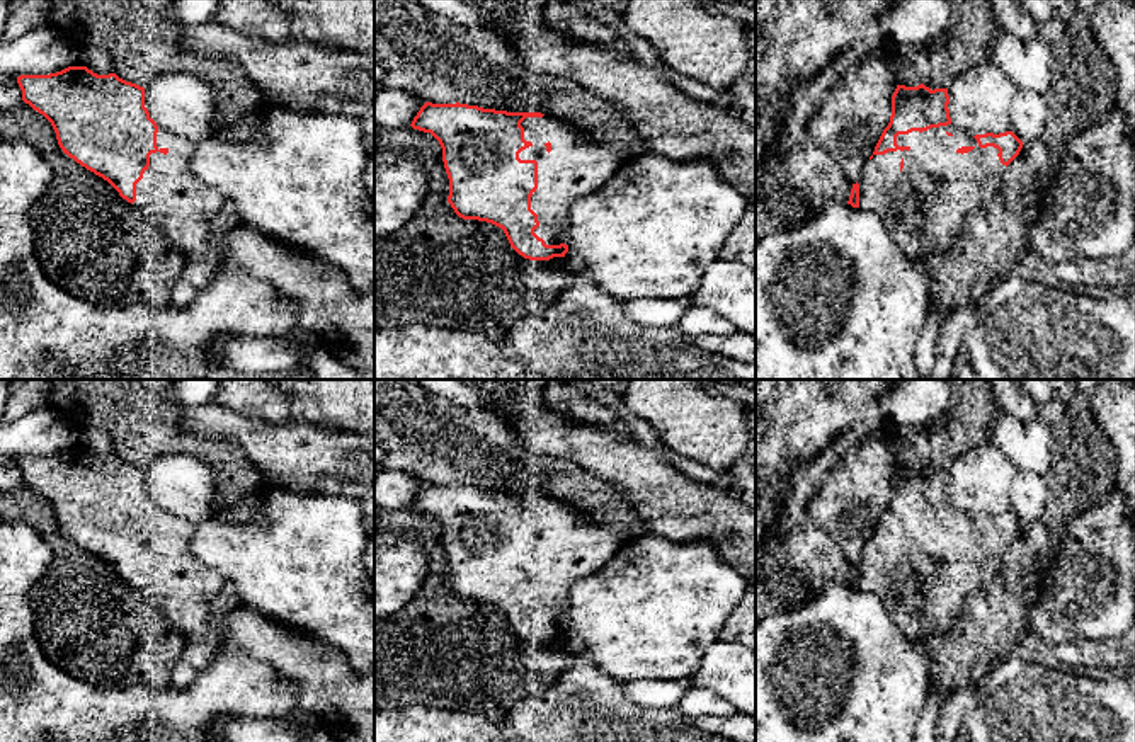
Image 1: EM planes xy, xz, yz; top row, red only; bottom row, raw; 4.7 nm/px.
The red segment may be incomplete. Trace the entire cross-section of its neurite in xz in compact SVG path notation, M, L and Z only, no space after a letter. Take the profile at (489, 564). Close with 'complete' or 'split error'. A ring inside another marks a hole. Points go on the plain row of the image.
M425 483L410 507L439 522L454 594L502 609L529 642L565 638L572 585L625 545L618 533L541 494Z; split error

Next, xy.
M68 448L49 456L20 456L17 465L22 482L51 504L63 534L107 562L123 580L155 601L187 640L216 636L220 650L248 652L294 686L294 713L317 715L340 742L374 742L374 669L357 674L339 650L291 631L238 601L213 618L211 604L228 582L191 550L191 522L158 509L150 499L143 468L116 454L97 456L87 448Z; split error

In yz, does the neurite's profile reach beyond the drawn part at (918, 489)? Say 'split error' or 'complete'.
split error

